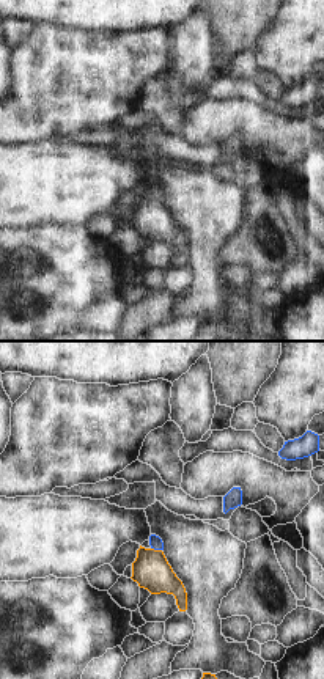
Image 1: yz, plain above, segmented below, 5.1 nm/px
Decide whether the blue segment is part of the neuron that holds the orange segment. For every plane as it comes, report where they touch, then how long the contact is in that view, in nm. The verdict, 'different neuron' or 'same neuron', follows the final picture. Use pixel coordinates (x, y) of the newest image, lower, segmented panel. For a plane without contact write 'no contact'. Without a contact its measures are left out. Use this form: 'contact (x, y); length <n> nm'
contact (156, 550); length 60 nm

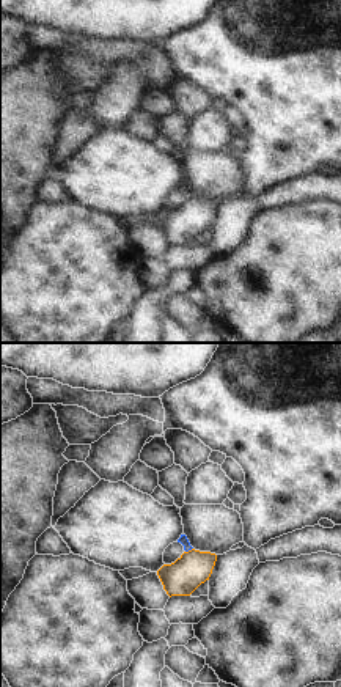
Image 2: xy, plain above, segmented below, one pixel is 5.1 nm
contact (189, 551); length 50 nm

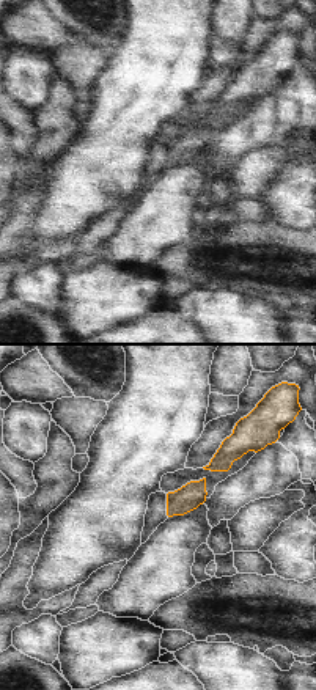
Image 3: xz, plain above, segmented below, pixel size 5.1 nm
no contact

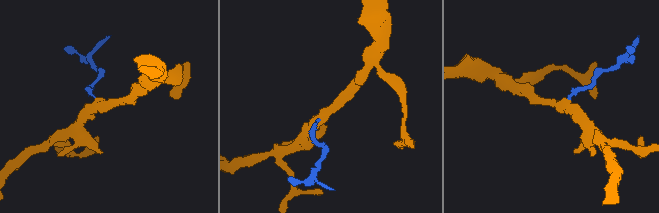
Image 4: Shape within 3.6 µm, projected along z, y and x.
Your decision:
different neuron

